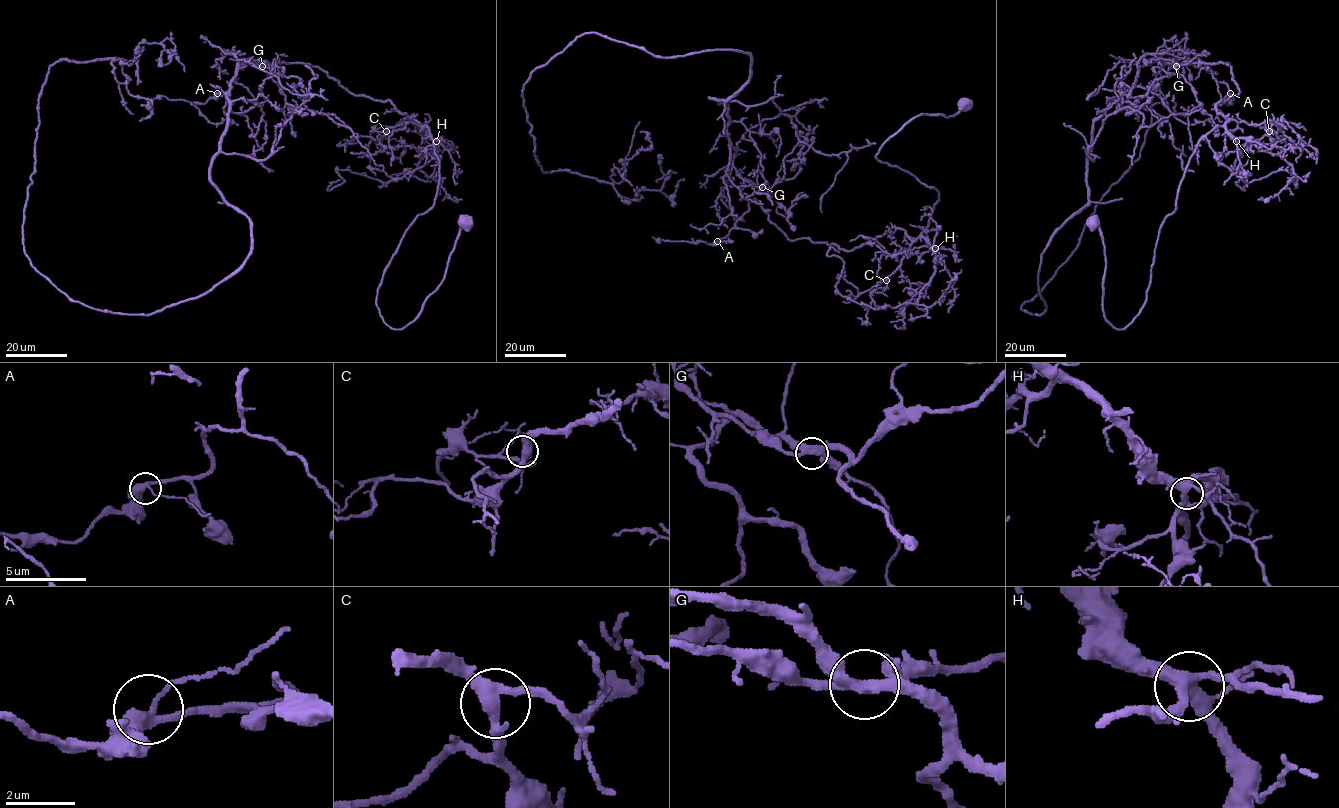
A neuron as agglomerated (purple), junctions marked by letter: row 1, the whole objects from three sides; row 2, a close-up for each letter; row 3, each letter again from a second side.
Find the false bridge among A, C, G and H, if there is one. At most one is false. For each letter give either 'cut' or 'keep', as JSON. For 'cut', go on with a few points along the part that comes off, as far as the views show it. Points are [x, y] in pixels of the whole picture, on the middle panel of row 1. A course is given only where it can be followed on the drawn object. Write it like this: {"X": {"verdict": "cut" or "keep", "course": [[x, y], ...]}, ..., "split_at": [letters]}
{"A": {"verdict": "keep"}, "C": {"verdict": "keep"}, "G": {"verdict": "cut", "course": [[762, 188], [710, 98], [748, 80], [747, 53], [585, 32], [531, 73], [545, 172], [634, 200], [684, 178]]}, "H": {"verdict": "keep"}, "split_at": ["G"]}

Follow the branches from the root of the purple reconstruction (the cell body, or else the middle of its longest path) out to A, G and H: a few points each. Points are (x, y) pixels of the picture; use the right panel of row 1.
A: (1093, 223), (1103, 316), (1124, 329), (1189, 158), (1240, 92), (1229, 63), (1189, 61), (1230, 93)
G: (1093, 223), (1103, 316), (1124, 329), (1189, 158), (1240, 92), (1229, 63), (1176, 67)
H: (1093, 223), (1105, 256), (1103, 316), (1124, 329), (1145, 300), (1158, 229), (1197, 142), (1218, 126), (1236, 141)

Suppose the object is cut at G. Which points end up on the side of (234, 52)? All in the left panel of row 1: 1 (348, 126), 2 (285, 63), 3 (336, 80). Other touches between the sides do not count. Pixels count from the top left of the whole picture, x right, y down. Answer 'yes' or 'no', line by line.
1: yes
2: no
3: no

